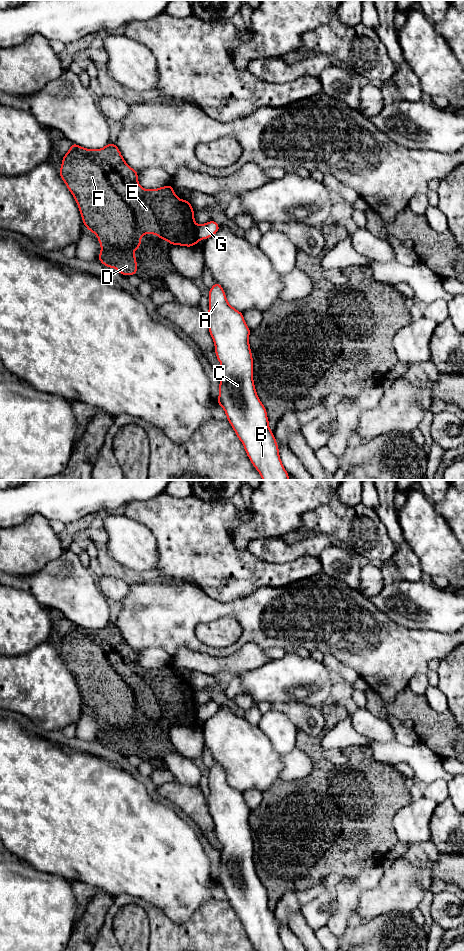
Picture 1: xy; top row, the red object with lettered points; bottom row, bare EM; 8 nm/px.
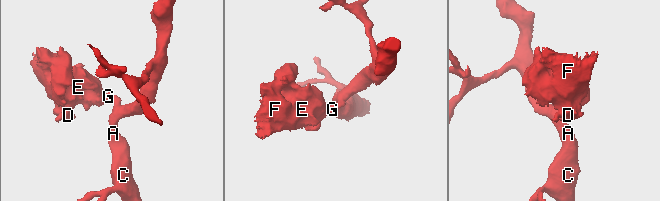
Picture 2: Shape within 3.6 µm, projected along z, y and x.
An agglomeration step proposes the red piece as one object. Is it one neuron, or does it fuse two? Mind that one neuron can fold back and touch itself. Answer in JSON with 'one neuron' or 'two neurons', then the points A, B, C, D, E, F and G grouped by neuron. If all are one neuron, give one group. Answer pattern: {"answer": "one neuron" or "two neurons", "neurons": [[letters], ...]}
{"answer": "two neurons", "neurons": [["A", "B", "C", "G"], ["D", "E", "F"]]}

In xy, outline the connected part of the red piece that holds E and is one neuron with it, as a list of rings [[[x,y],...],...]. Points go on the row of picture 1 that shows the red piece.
[[[72,143],[69,151],[63,156],[59,175],[76,200],[83,224],[93,232],[101,245],[99,261],[108,268],[116,268],[124,275],[137,274],[135,249],[141,245],[144,234],[157,235],[171,245],[191,247],[198,243],[196,238],[197,224],[194,210],[187,200],[182,200],[174,193],[173,186],[167,185],[158,189],[144,189],[138,183],[137,170],[132,169],[124,160],[116,144],[108,143],[102,149],[87,149]]]

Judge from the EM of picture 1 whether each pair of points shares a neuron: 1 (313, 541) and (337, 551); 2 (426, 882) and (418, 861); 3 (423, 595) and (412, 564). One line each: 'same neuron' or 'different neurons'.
1: different neurons
2: same neuron
3: different neurons

